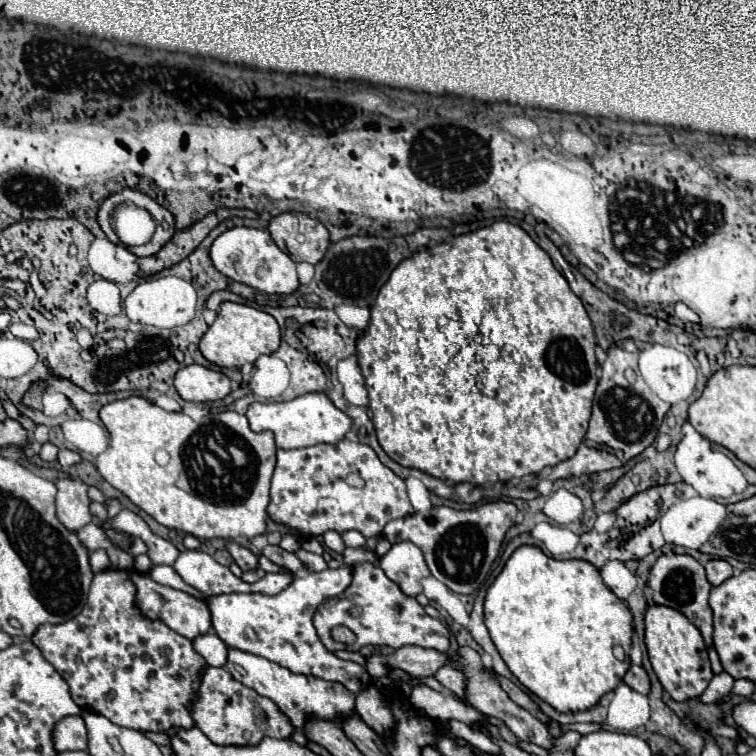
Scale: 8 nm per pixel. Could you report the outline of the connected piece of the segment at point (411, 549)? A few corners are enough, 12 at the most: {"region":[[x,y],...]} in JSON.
{"region":[[413,542],[395,544],[379,568],[405,596],[431,576]]}

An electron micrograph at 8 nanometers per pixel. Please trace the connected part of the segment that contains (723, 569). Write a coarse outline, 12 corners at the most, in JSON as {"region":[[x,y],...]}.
{"region":[[725,560],[705,564],[707,580],[719,586],[733,576],[733,568]]}

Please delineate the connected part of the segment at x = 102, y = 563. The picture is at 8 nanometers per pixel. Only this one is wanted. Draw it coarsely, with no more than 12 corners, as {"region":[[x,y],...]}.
{"region":[[105,550],[91,552],[89,564],[93,572],[111,566]]}

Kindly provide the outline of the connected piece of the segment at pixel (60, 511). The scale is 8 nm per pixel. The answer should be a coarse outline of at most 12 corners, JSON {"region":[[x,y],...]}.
{"region":[[57,480],[57,516],[69,530],[93,520],[87,484]]}

